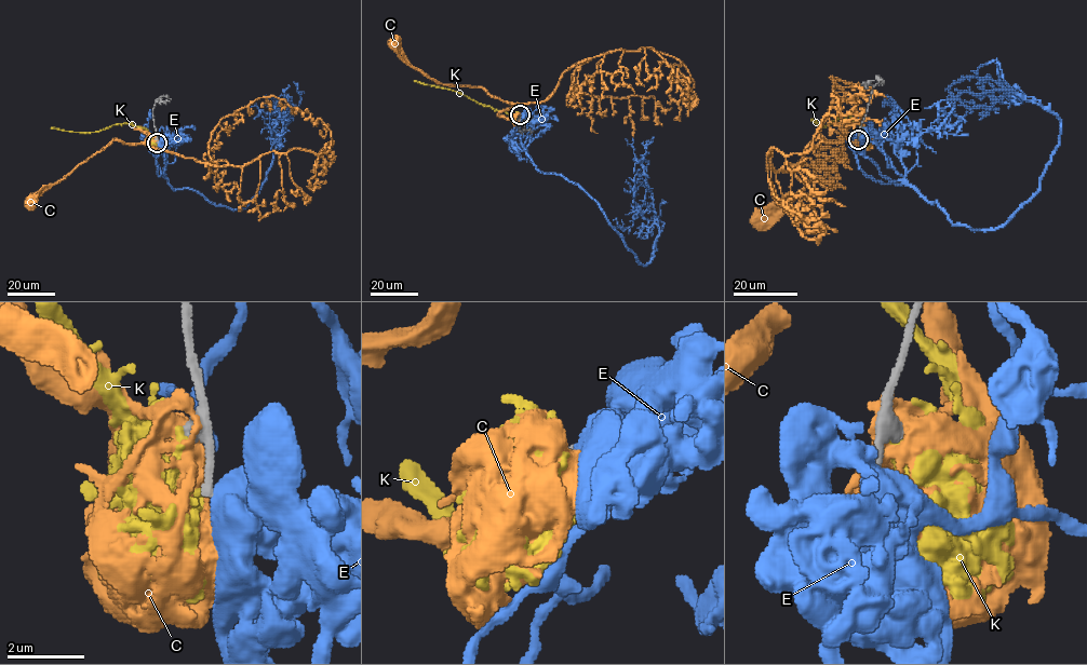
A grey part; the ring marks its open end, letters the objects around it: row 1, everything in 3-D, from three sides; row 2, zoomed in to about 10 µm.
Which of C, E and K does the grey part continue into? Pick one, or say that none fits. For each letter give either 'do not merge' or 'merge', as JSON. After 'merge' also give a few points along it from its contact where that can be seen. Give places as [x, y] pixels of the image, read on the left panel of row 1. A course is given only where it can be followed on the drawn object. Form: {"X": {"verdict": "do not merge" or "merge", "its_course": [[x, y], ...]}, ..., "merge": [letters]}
{"C": {"verdict": "do not merge"}, "E": {"verdict": "do not merge"}, "K": {"verdict": "do not merge"}, "merge": []}

